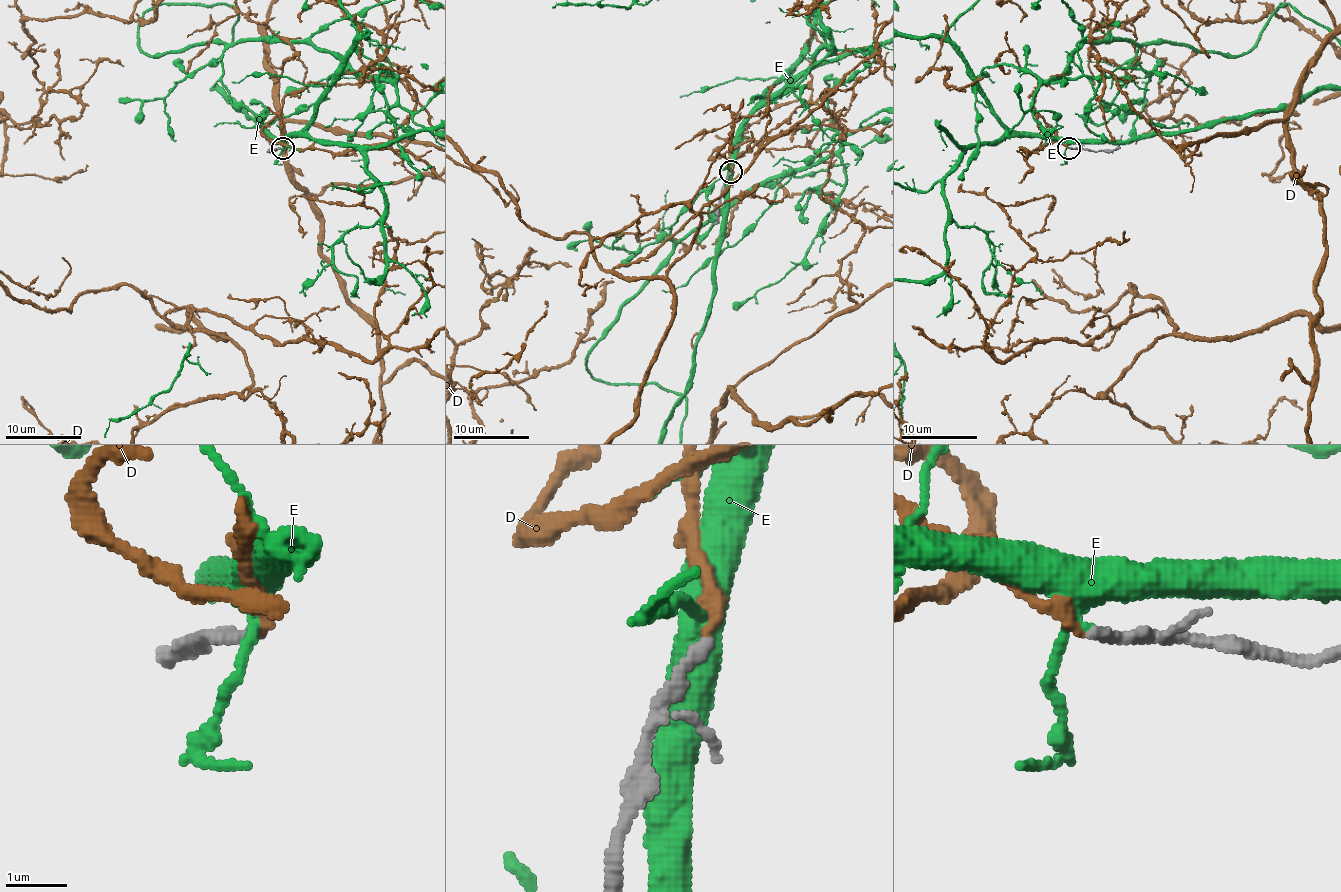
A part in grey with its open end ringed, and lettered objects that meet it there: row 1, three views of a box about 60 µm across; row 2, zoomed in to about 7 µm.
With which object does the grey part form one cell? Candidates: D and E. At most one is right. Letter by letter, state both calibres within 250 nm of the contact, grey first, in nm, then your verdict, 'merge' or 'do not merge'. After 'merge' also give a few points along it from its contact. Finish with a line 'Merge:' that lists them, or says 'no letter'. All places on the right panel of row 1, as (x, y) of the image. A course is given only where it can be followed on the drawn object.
D: 200/240 nm | merge
E: 200/280 nm | do not merge
Merge: D

